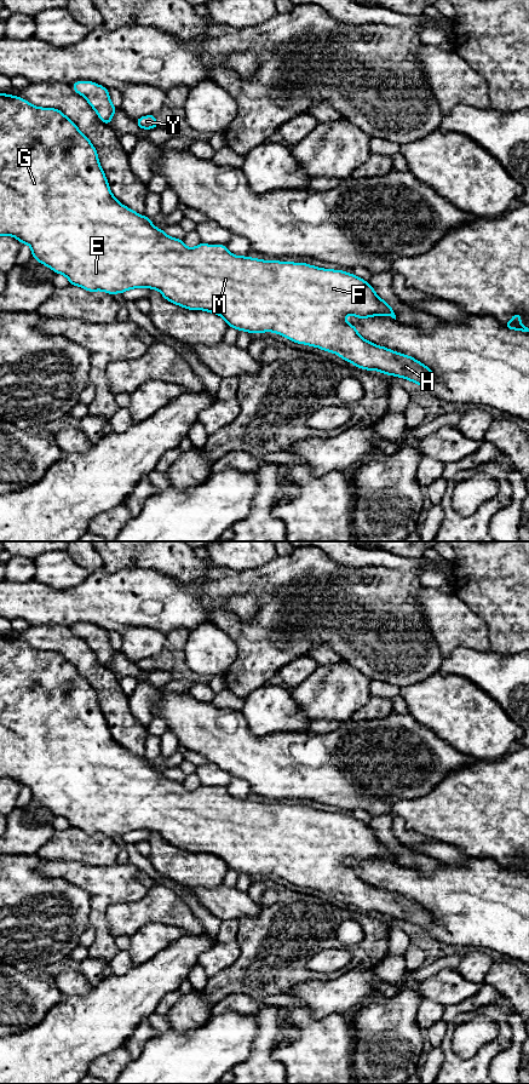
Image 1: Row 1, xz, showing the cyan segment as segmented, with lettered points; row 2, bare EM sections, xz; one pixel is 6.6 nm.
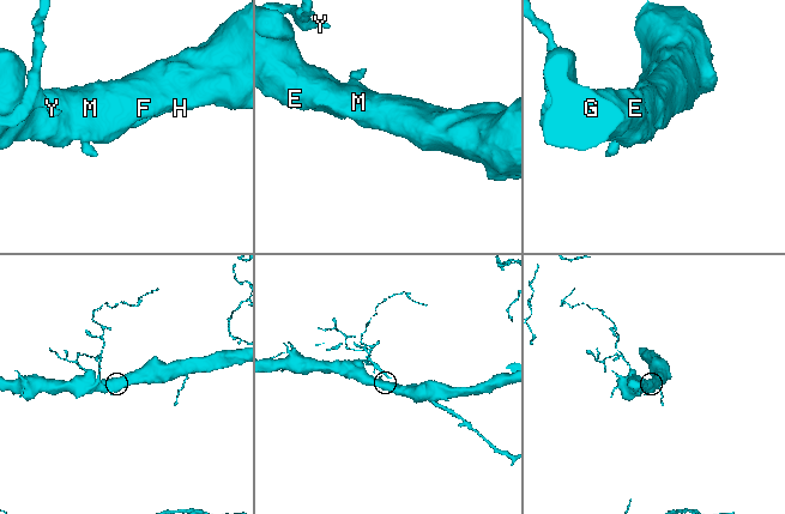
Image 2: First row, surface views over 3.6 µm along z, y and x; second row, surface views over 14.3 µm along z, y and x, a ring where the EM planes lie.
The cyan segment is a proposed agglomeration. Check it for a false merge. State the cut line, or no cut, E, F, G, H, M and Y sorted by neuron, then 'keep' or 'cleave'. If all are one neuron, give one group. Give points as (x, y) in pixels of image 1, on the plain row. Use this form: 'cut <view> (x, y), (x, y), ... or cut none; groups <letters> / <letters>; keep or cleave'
cut none; groups E F G H M Y; keep

